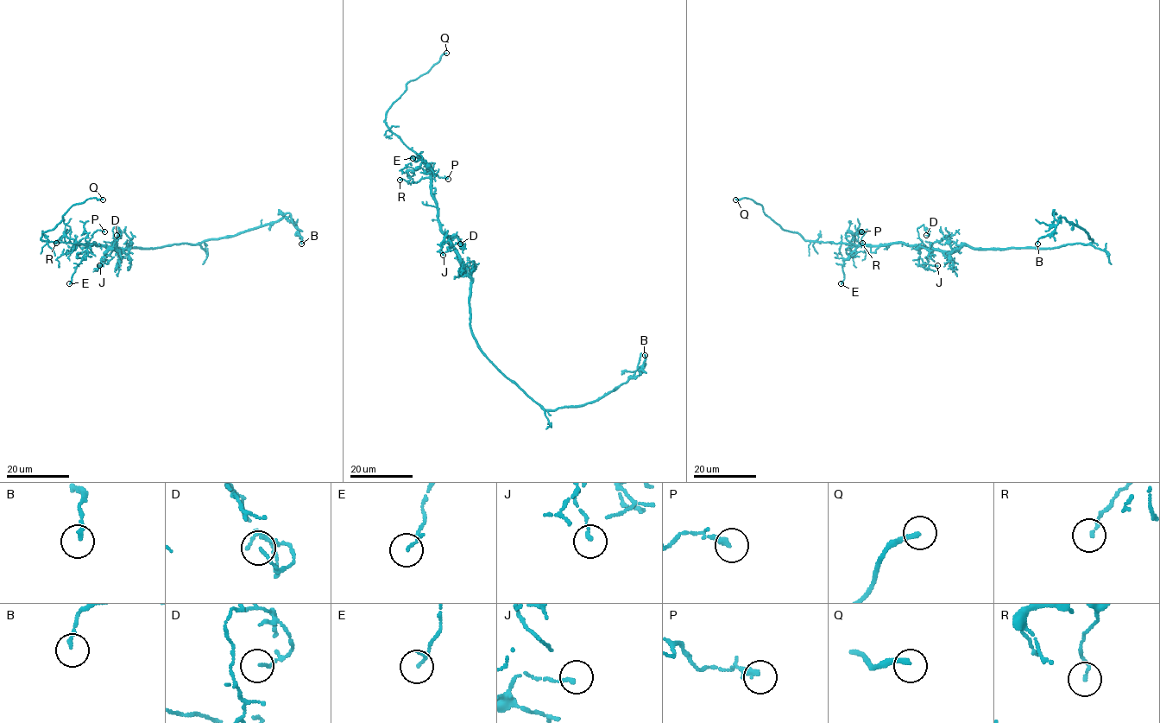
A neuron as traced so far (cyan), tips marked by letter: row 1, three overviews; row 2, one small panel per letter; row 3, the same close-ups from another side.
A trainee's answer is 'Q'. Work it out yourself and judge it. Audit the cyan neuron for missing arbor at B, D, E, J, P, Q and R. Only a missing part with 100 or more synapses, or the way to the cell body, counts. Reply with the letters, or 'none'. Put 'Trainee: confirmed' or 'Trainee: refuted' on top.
Trainee: confirmed
Q

